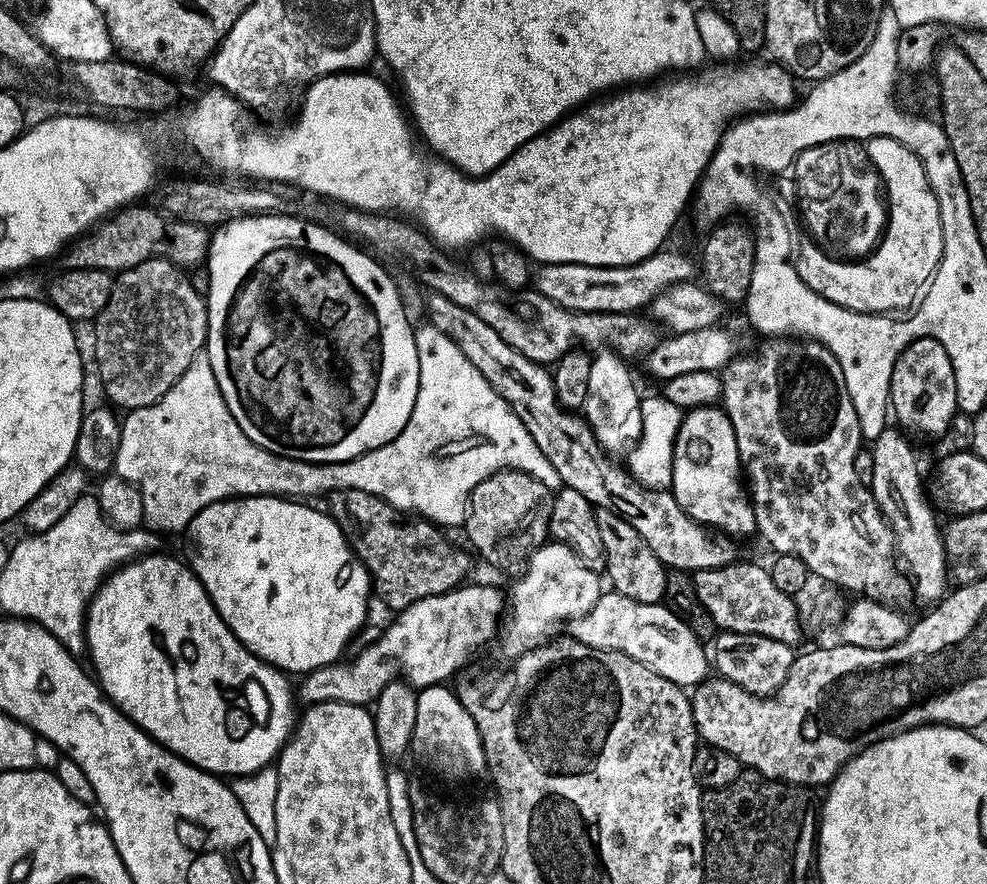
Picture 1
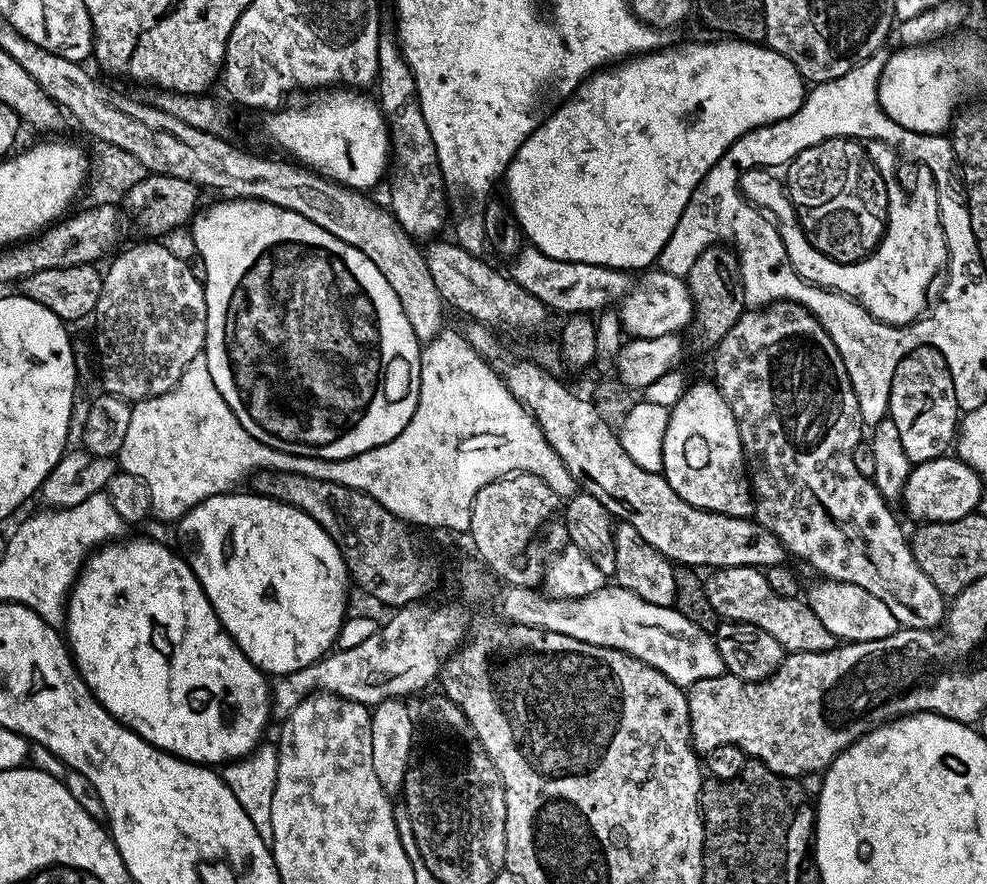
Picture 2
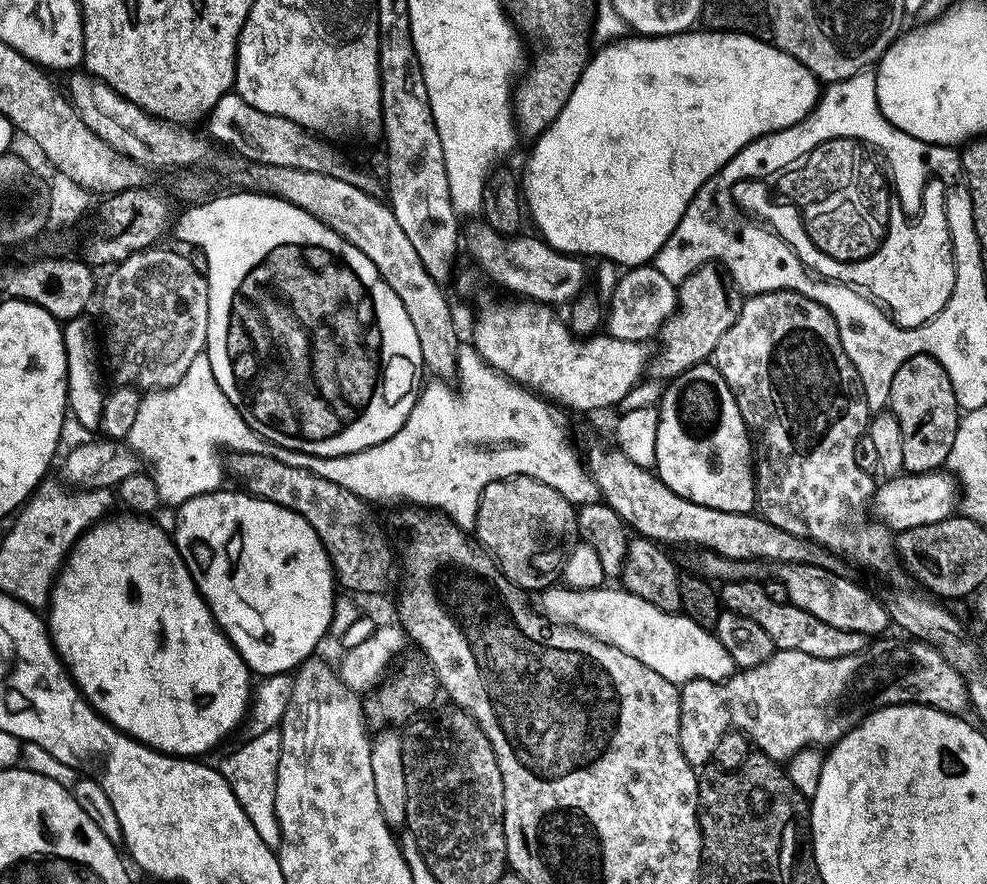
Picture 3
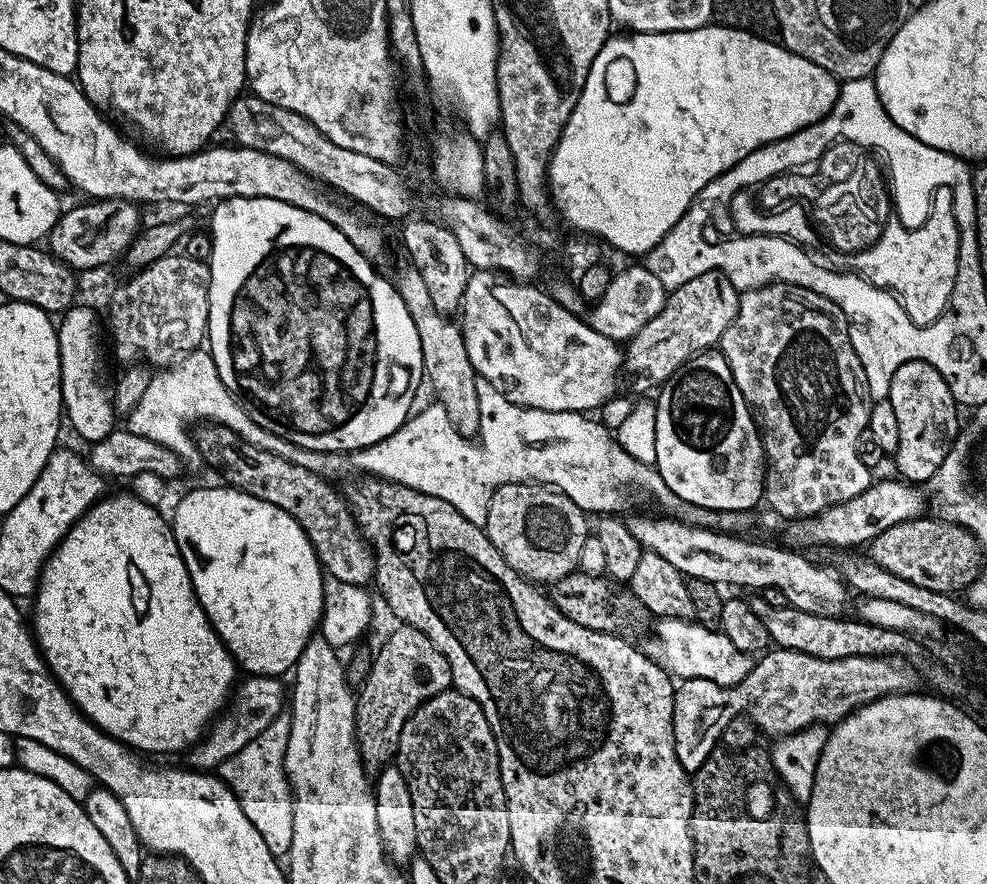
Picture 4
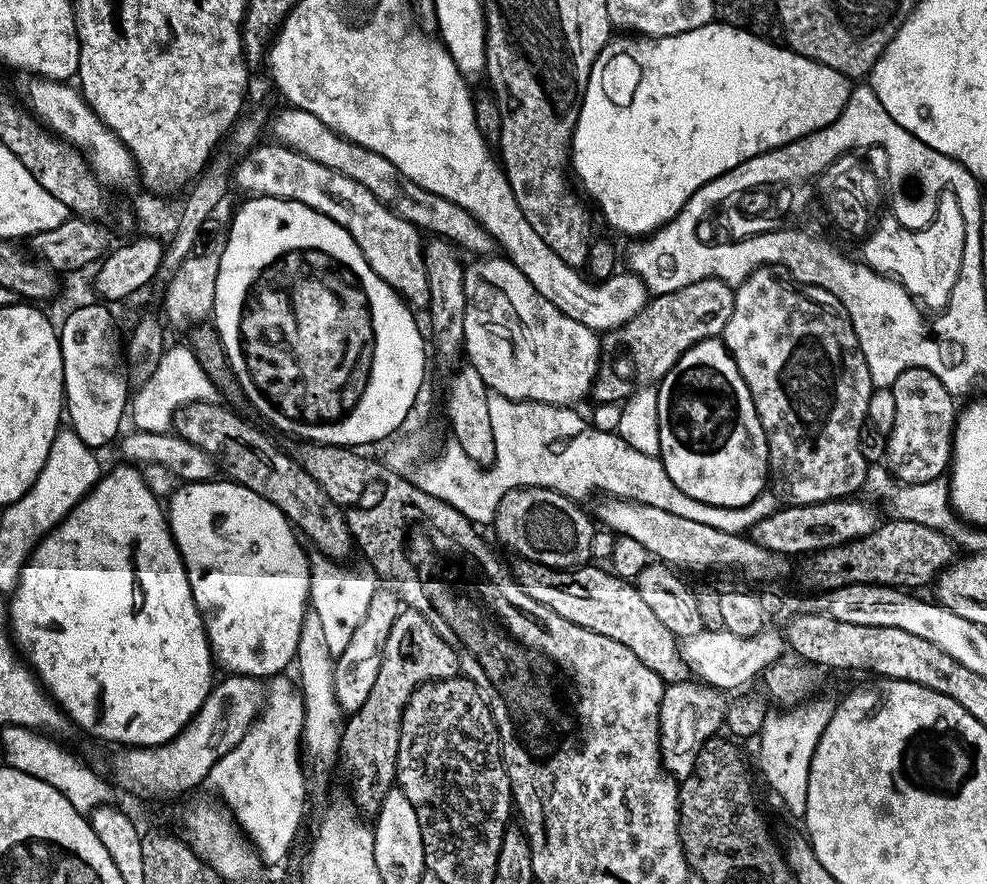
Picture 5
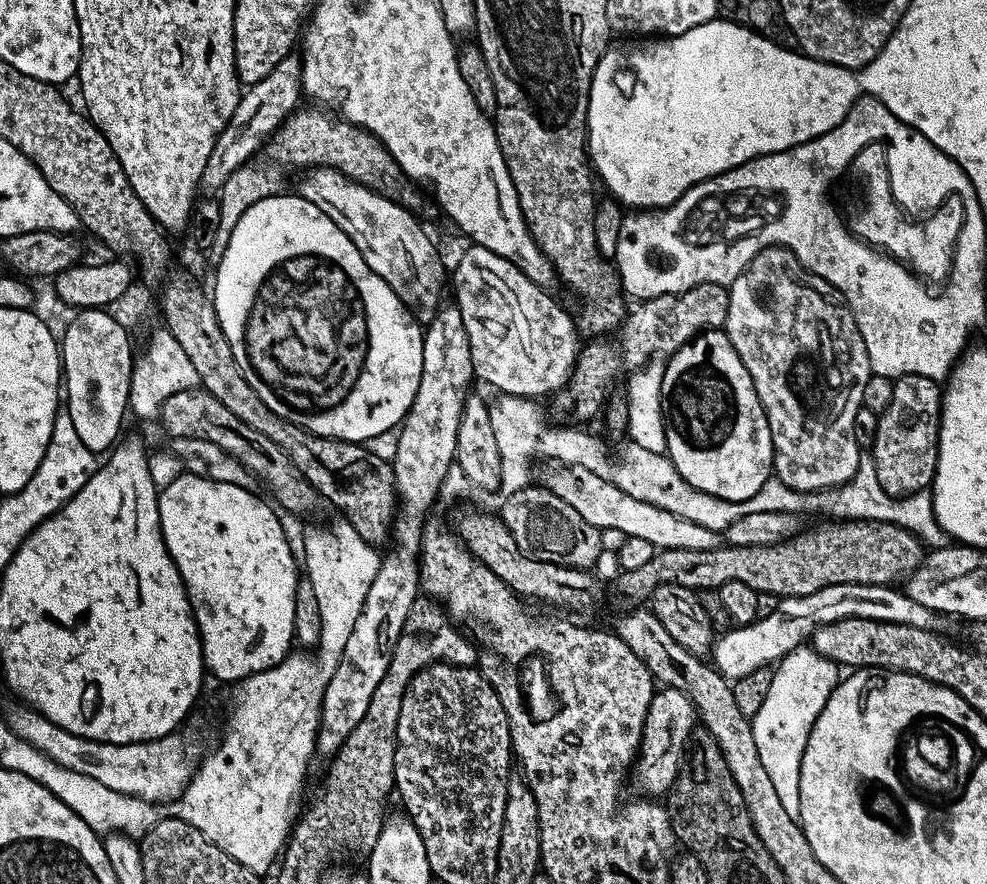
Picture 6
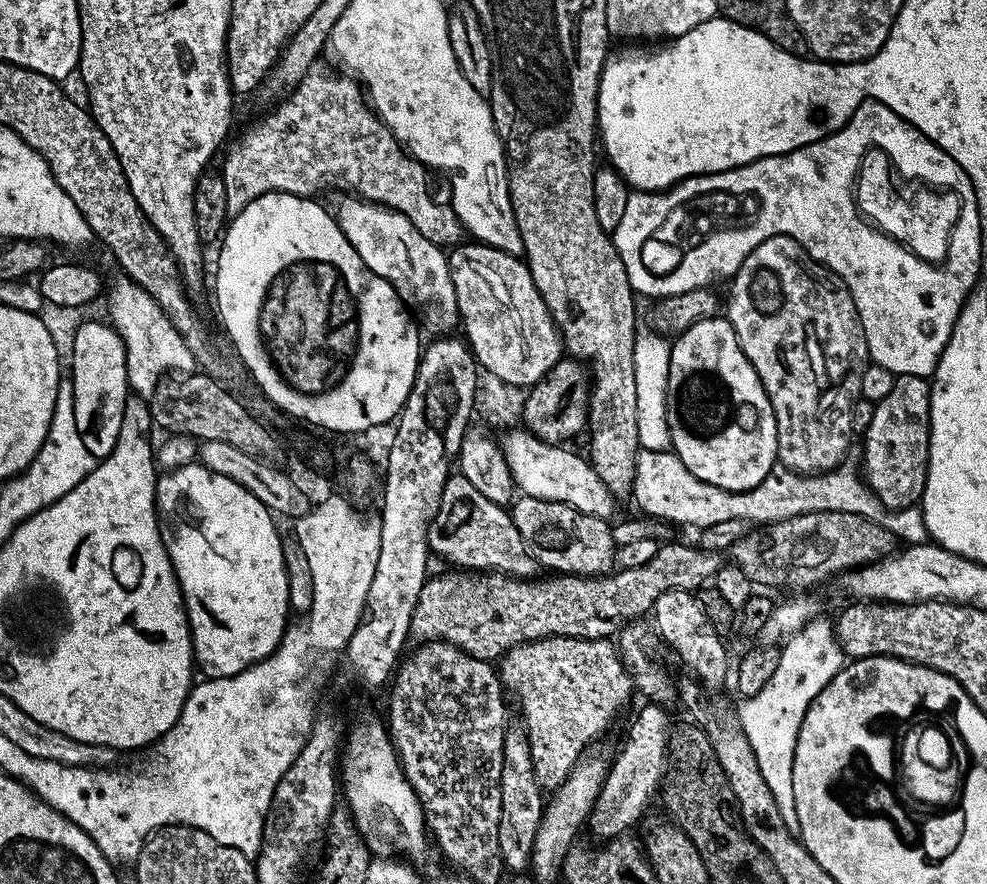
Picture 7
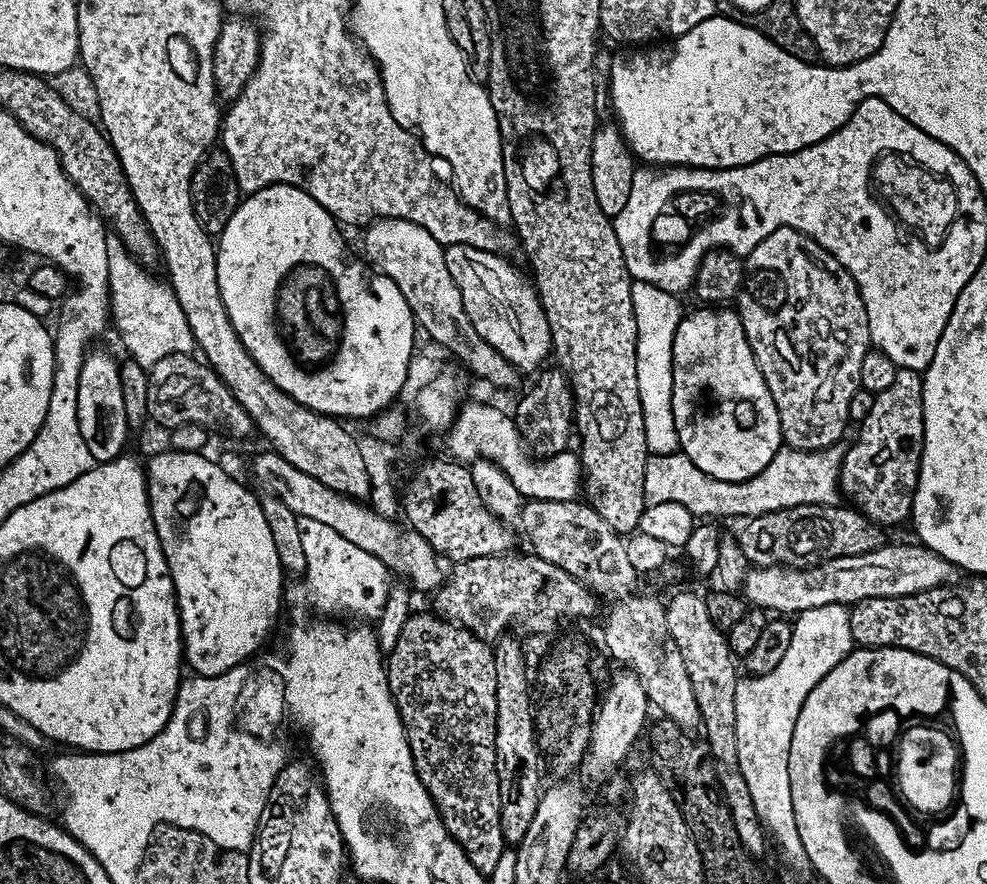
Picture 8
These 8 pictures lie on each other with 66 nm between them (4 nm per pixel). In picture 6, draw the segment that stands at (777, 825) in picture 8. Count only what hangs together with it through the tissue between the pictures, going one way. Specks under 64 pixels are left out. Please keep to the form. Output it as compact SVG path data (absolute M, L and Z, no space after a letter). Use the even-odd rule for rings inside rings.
M801 646L793 649L792 652L782 657L775 665L772 673L772 681L770 682L770 690L766 690L766 698L762 701L762 706L758 709L758 714L754 714L750 719L752 721L752 733L754 734L754 746L758 746L758 758L762 758L762 766L766 766L766 774L770 774L770 782L774 782L774 791L778 793L778 798L782 798L782 807L784 807L790 815L799 817L800 814L800 795L798 794L798 778L800 777L800 767L802 766L802 754L806 750L806 742L810 730L814 726L814 722L818 718L818 714L822 714L822 706L826 706L826 702L830 698L830 694L836 689L836 685L842 679L841 669L830 658L826 658L822 654L818 654L811 646Z

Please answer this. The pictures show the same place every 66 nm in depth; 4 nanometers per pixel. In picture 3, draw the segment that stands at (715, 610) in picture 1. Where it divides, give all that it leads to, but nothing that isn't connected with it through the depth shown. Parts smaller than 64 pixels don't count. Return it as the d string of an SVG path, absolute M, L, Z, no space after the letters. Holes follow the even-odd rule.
M755 579L727 581L719 589L718 595L721 605L727 611L742 614L758 622L758 626L762 626L762 630L770 634L773 645L780 650L798 650L814 658L846 658L846 654L858 654L870 643L869 637L858 634L854 630L838 630L838 626L826 626L822 618L814 618L814 614L806 614L806 610L794 606L791 602L783 604L766 598L763 583Z

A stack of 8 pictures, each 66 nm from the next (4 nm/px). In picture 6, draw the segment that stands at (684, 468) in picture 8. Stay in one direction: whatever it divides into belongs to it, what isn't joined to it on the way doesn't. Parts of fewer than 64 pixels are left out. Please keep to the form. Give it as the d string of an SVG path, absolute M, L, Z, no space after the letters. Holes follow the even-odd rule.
M501 395L499 398L500 400L492 400L490 407L492 409L492 421L494 422L494 438L498 438L498 450L502 454L502 474L500 475L500 486L498 489L499 495L501 497L509 496L510 494L514 494L518 490L522 490L523 488L529 487L530 480L528 480L528 471L532 468L532 459L537 456L540 460L556 460L552 462L559 462L561 465L564 466L571 466L573 468L585 468L586 470L590 470L594 474L598 474L598 478L606 478L610 481L611 484L614 486L618 486L622 490L626 490L626 494L630 494L630 498L638 498L638 502L650 502L650 506L658 506L662 510L670 510L670 514L678 514L678 518L686 518L690 522L698 522L698 526L706 526L710 530L714 530L716 533L720 534L723 533L724 529L730 526L730 522L738 522L738 518L743 518L746 514L755 514L757 512L761 512L761 510L774 510L775 512L795 512L797 514L805 514L804 512L822 512L824 515L823 517L826 518L837 518L839 521L841 520L873 520L874 522L890 522L894 526L902 526L906 530L910 530L914 535L918 537L921 544L927 546L929 549L933 548L944 548L949 545L950 538L947 534L942 530L942 526L938 522L938 518L934 514L934 502L932 501L932 493L931 491L925 490L923 492L915 492L914 494L910 494L909 496L891 496L890 494L886 494L886 490L882 490L882 482L878 482L878 470L876 469L876 460L870 454L861 455L860 461L858 462L858 470L854 474L852 480L846 481L844 484L840 484L837 488L823 488L822 490L818 490L817 492L799 492L798 490L794 490L790 486L786 486L786 482L782 482L781 480L775 478L769 478L766 483L762 486L762 490L758 490L758 494L754 494L754 498L750 498L749 500L743 500L742 502L730 502L729 500L723 500L722 498L718 498L714 494L706 494L702 490L698 490L694 486L690 486L690 482L686 482L686 478L682 478L682 474L678 474L678 470L675 466L672 465L671 460L668 459L667 455L665 454L654 454L654 450L646 450L642 446L638 446L637 444L628 442L625 443L625 448L621 450L620 456L612 456L612 452L610 449L607 448L606 445L603 444L603 439L600 436L591 436L587 430L580 426L557 426L555 423L550 422L549 417L545 415L543 412L540 413L540 408L535 399L529 398L527 396L505 396Z

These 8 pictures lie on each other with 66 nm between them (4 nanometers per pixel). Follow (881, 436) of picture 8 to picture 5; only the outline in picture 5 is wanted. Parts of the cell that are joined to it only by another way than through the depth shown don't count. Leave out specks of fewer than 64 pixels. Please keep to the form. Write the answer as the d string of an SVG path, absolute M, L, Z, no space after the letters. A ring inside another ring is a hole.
M907 368L893 382L896 414L894 426L886 434L886 467L902 484L930 482L949 471L952 459L952 431L956 428L957 401L933 372Z

